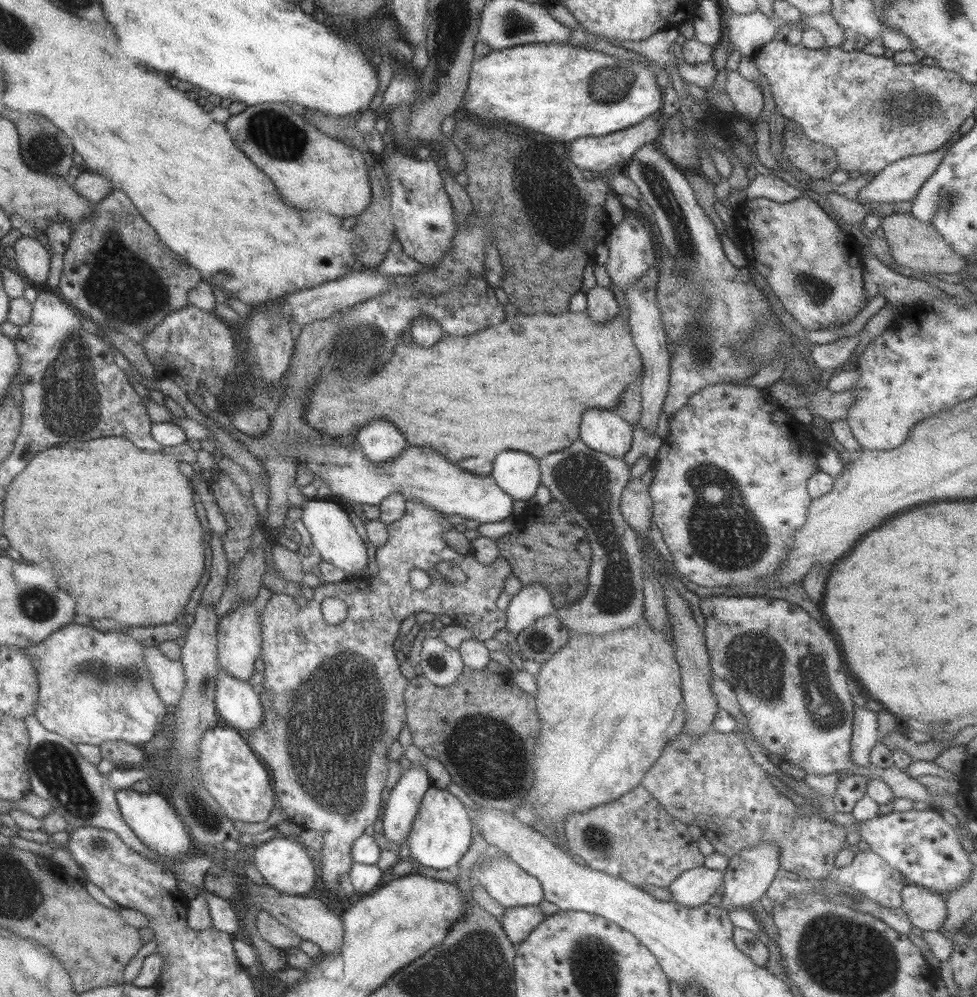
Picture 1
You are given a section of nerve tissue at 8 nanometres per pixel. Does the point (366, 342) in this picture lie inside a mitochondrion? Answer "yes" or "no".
yes

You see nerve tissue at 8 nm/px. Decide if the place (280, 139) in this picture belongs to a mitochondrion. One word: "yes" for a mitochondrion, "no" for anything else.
yes

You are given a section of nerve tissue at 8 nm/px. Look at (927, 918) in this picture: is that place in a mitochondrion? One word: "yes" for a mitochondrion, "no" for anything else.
no

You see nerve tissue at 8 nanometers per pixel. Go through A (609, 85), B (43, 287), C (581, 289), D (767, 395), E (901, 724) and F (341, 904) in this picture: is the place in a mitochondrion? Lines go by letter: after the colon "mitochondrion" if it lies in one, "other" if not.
A: mitochondrion
B: other
C: other
D: other
E: other
F: other

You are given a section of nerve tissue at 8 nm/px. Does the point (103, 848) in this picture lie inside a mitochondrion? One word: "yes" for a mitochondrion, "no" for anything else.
yes

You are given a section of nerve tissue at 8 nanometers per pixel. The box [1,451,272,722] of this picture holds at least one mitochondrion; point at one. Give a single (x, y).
(37, 605)

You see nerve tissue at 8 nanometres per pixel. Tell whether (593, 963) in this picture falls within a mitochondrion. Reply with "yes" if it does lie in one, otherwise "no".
yes

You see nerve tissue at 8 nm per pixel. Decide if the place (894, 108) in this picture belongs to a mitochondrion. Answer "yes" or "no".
yes

